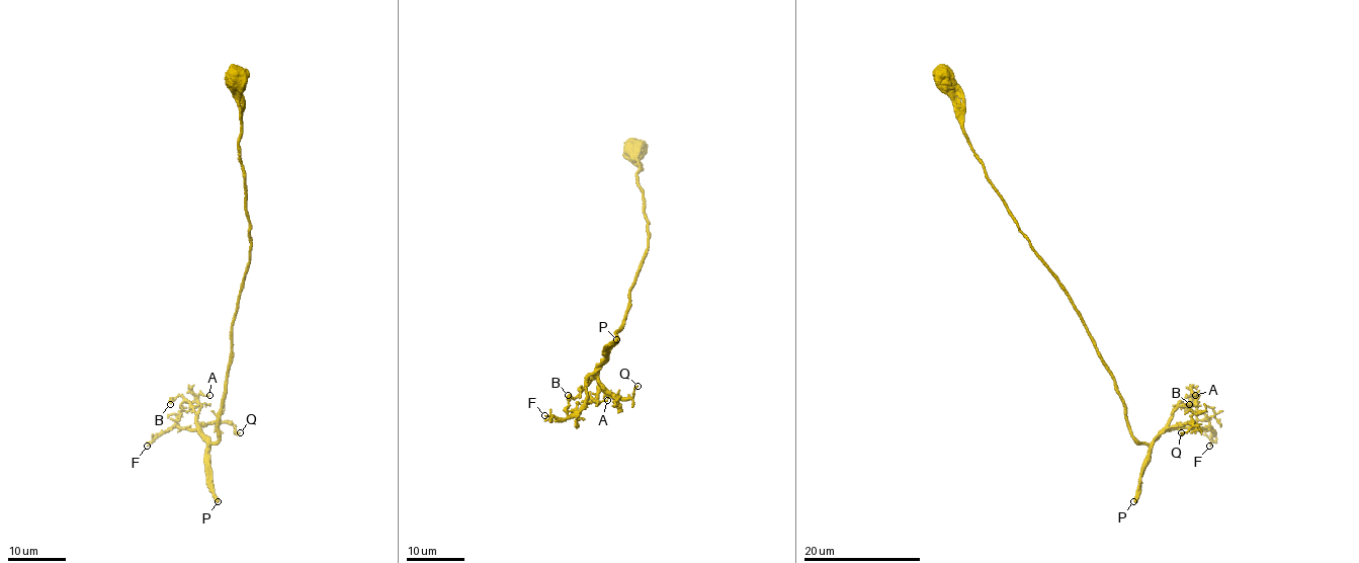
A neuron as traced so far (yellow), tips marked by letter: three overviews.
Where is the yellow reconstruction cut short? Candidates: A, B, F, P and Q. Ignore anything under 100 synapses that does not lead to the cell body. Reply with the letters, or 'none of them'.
P

